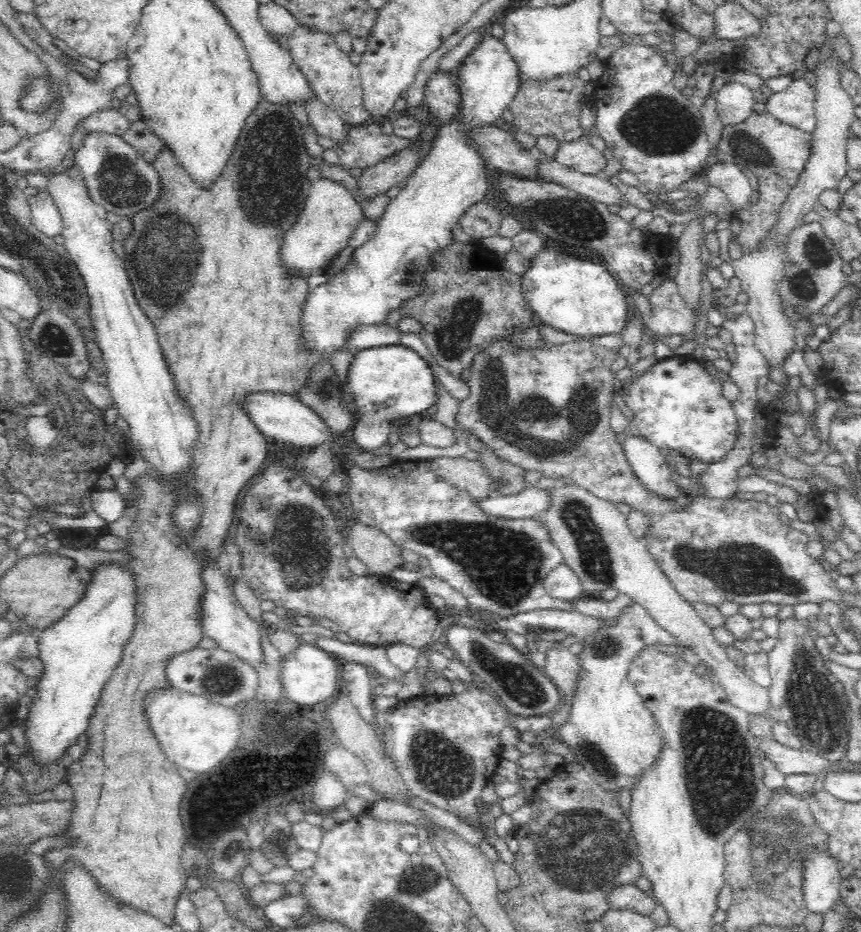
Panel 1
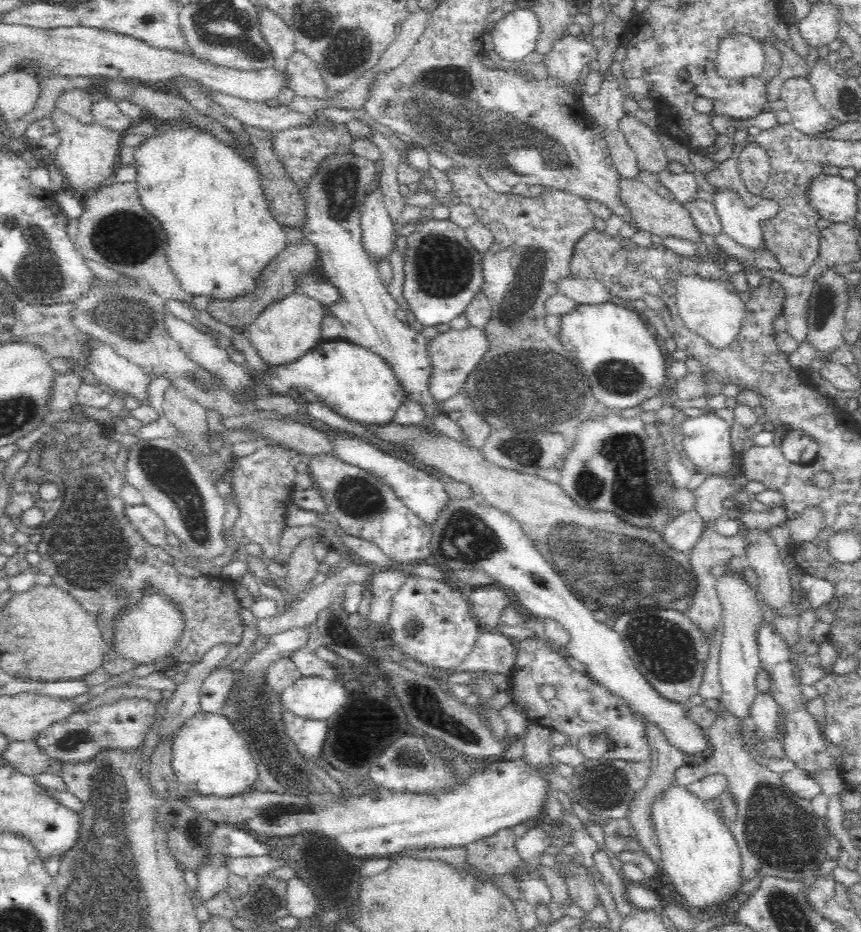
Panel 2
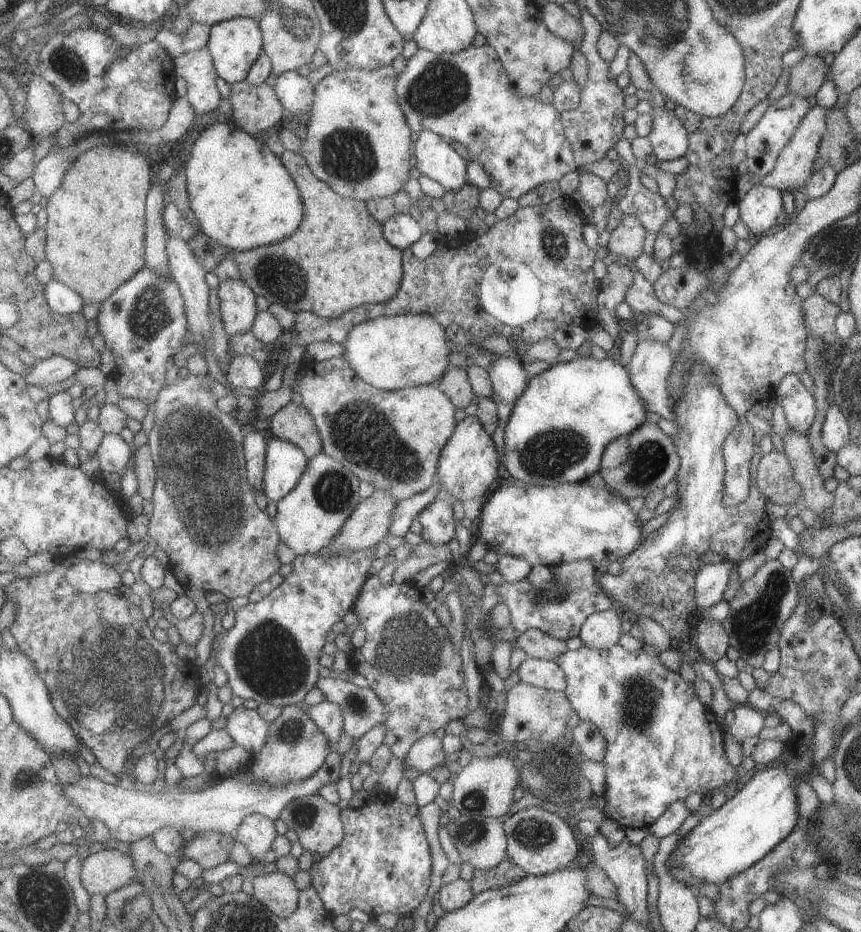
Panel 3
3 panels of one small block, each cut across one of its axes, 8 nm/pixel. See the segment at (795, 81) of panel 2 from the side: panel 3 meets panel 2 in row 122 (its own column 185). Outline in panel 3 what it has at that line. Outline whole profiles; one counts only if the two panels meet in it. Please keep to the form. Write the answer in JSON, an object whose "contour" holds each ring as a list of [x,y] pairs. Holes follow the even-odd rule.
{"contour":[[[333,751],[328,754],[328,760],[311,778],[301,782],[290,782],[283,786],[272,787],[257,781],[249,772],[237,774],[223,782],[203,788],[196,793],[175,790],[162,793],[158,786],[139,791],[127,783],[113,785],[95,777],[84,778],[84,784],[65,785],[66,793],[85,811],[87,819],[104,822],[112,834],[112,838],[121,842],[134,843],[136,840],[154,834],[163,827],[177,830],[189,828],[195,833],[217,831],[236,834],[246,817],[255,813],[280,818],[282,810],[292,804],[295,799],[314,795],[330,782],[337,782],[341,776],[341,754]]]}

